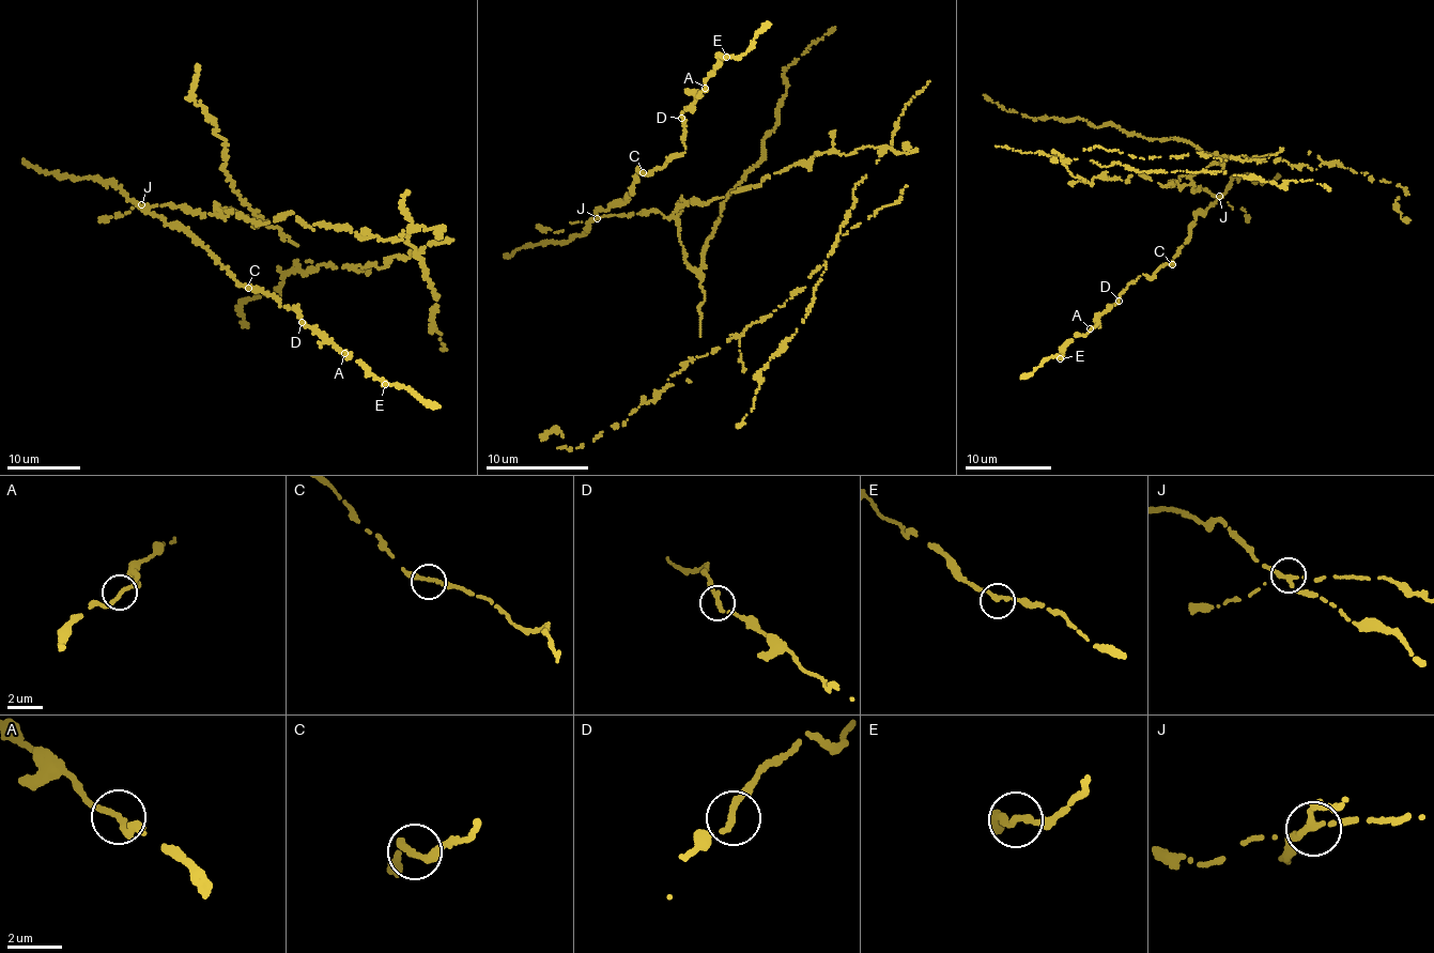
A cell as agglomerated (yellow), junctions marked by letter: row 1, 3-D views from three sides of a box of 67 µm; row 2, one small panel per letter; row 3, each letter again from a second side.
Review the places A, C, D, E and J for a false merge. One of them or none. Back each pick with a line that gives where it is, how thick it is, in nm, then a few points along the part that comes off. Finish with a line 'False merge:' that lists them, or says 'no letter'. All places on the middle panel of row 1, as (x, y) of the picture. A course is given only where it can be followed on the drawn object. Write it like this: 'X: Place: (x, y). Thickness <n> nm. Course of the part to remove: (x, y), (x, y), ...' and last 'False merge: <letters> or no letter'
J: Place: (597, 218). Thickness 240 nm. Course of the part to remove: (598, 218), (878, 151), (805, 287), (622, 425), (544, 439)
False merge: J

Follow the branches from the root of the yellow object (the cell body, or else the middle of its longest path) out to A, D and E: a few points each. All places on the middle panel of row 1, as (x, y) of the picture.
A: (731, 193), (665, 217), (596, 213), (632, 195), (636, 168), (652, 173), (684, 152), (681, 111), (705, 88)
D: (731, 193), (665, 217), (596, 213), (632, 195), (636, 168), (652, 173), (684, 152), (681, 118)
E: (731, 193), (665, 217), (596, 213), (632, 195), (636, 168), (652, 173), (684, 152), (681, 111), (726, 57)

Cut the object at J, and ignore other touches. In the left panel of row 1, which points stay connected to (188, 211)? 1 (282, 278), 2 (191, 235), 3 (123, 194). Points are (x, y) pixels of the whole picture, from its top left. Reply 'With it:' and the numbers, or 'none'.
With it: 1

